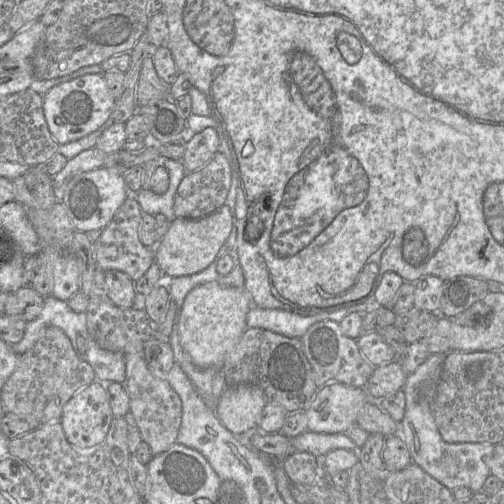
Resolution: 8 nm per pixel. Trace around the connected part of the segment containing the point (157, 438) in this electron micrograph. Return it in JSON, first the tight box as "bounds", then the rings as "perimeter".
{"bounds":[125,350,182,457],"perimeter":[[[144,350],[127,353],[125,388],[129,395],[129,412],[135,418],[143,442],[146,442],[153,457],[166,452],[176,443],[182,419],[182,403],[167,380],[155,377],[147,367]]]}

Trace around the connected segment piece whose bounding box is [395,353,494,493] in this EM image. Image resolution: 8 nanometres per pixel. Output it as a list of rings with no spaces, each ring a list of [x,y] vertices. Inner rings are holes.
[[[430,354],[428,358],[407,376],[402,391],[406,406],[403,419],[398,423],[395,433],[408,446],[412,463],[420,466],[426,473],[448,489],[467,487],[482,492],[482,486],[490,475],[490,461],[494,445],[490,443],[448,443],[445,442],[436,426],[432,412],[434,390],[442,371],[446,354]]]

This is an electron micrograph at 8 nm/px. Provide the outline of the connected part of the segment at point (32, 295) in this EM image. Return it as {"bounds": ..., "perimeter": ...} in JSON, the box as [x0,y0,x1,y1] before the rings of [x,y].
{"bounds":[4,286,44,321],"perimeter":[[[23,286],[8,294],[4,315],[15,319],[32,321],[39,316],[44,307],[44,297],[31,286]]]}

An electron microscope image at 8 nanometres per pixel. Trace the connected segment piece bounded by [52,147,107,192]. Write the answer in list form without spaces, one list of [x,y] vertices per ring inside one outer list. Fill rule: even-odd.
[[[93,147],[68,160],[65,167],[52,177],[56,191],[62,190],[76,175],[103,167],[106,155],[103,151]]]

